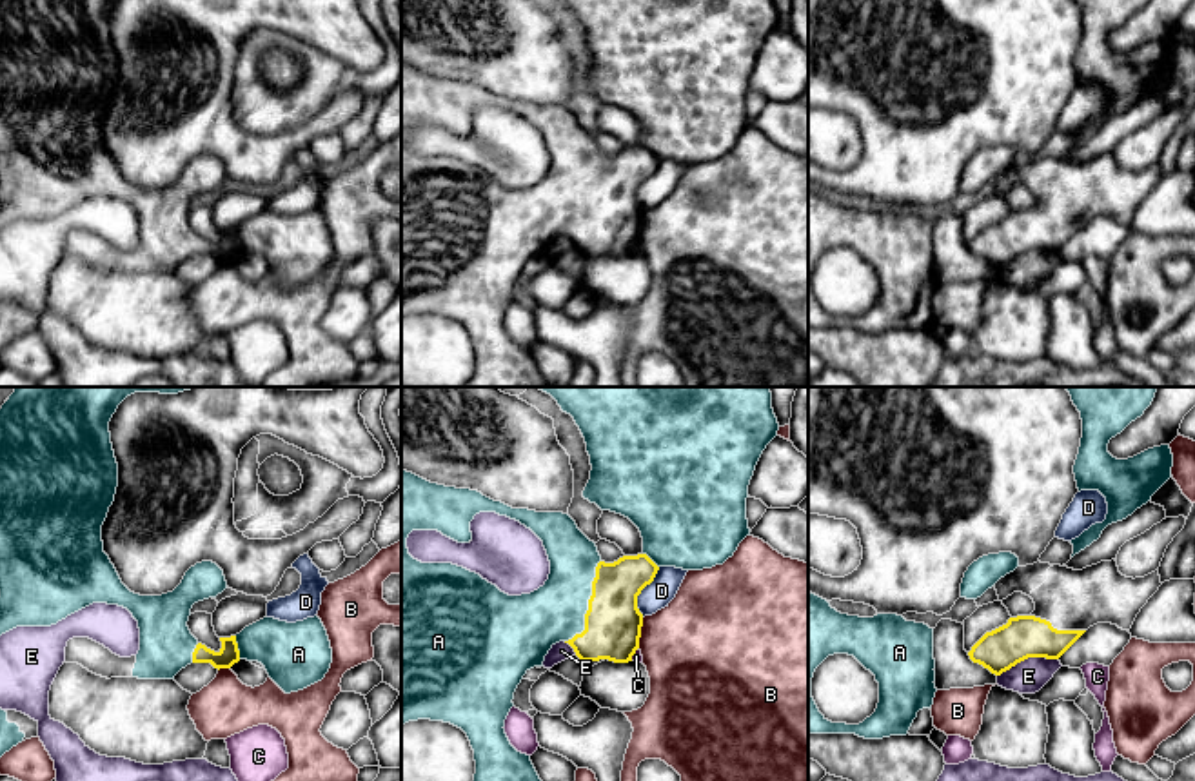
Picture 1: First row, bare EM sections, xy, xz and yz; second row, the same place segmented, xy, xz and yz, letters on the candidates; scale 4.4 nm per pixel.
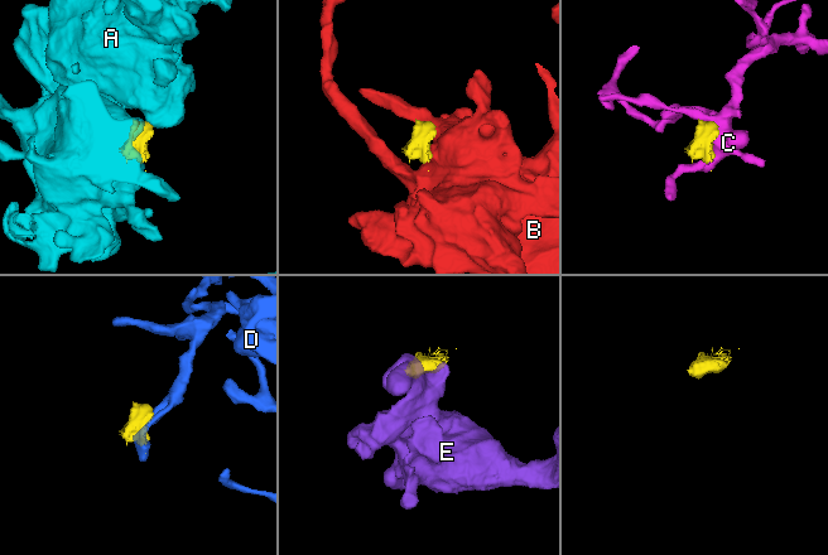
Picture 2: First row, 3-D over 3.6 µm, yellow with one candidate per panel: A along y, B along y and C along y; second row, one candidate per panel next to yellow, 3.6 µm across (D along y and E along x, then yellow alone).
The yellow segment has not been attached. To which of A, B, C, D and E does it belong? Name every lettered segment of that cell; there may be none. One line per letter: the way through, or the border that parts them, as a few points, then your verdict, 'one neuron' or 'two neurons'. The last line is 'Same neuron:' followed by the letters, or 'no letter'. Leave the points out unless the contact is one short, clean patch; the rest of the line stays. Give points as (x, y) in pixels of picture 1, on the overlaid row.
A: one neuron
B: two neurons
C: along xz (638, 647), (631, 660) | two neurons
D: along xz (660, 567), (638, 596), (641, 616) | two neurons
E: along yz (1057, 658), (1025, 658), (997, 676) | two neurons
Same neuron: A

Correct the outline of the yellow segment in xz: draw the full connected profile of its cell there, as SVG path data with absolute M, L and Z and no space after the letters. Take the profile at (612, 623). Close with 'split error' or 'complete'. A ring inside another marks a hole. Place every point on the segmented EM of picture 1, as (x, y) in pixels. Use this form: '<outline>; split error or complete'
M534 387L550 394L563 412L570 414L579 427L587 452L590 456L590 479L583 490L583 498L596 503L601 510L610 510L628 518L641 532L643 552L637 556L623 556L614 563L605 563L598 552L594 541L590 541L576 525L576 521L563 512L536 512L528 509L512 509L501 501L494 501L478 490L445 487L430 483L412 472L401 470L401 725L418 719L443 721L461 728L474 750L476 774L474 781L541 781L530 756L518 752L507 734L505 719L514 707L514 692L521 683L523 676L534 668L543 667L548 650L559 643L568 643L581 661L599 661L608 659L614 663L628 663L639 648L643 614L637 608L637 596L650 585L661 567L676 567L683 570L703 570L716 565L723 565L734 556L739 543L750 536L746 519L746 498L748 485L754 476L756 465L766 449L766 445L777 436L779 423L772 409L772 392L768 387ZM479 512L496 512L510 519L519 521L530 529L541 541L550 561L550 574L543 587L530 594L509 596L501 592L496 585L483 579L479 574L470 572L463 567L452 563L421 563L409 554L407 538L412 530L438 530L443 536L458 541L469 543L472 539L470 521Z; split error

